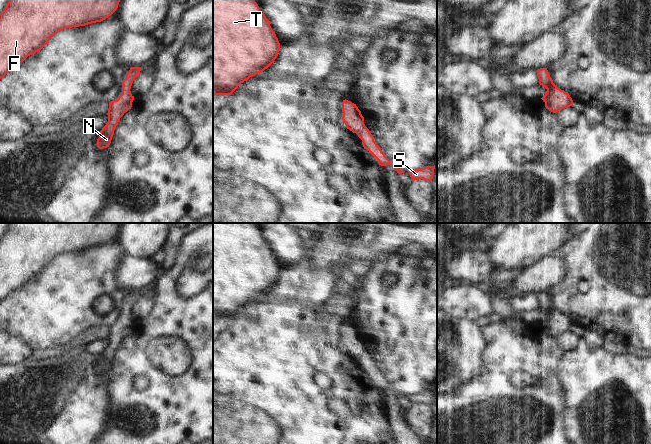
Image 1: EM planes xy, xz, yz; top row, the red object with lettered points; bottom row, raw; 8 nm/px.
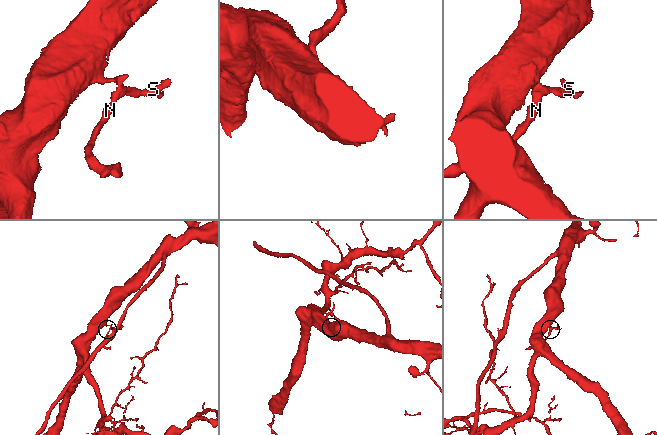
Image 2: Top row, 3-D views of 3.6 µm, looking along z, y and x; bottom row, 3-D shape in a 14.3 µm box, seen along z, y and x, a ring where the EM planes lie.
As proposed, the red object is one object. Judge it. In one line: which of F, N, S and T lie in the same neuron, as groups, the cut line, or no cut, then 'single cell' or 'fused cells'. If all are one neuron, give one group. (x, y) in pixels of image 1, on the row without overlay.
groups F N S T; cut none; single cell

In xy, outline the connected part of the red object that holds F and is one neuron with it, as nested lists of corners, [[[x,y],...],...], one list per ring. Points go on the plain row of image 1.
[[[9,223],[0,237],[0,303],[28,280],[40,275],[51,260],[65,252],[101,246],[118,232],[120,223]]]

